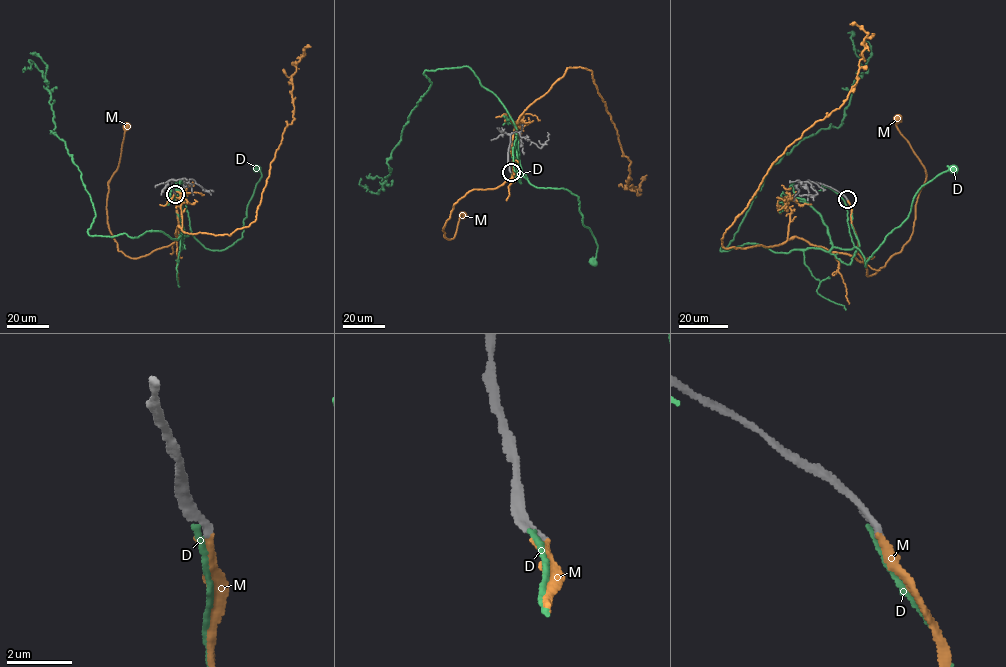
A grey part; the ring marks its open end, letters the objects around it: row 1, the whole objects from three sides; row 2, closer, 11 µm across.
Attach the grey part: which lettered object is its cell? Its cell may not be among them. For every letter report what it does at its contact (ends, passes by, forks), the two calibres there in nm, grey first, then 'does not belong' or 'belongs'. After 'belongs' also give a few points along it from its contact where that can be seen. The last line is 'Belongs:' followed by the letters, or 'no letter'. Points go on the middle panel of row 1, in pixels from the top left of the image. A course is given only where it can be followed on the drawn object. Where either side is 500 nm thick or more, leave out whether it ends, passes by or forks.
D: it ends there; 280 nm thick on the grey side, 160 nm on the other; does not belong
M: it ends there; 240 nm thick on the grey side, 280 nm on the other; belongs; it runs (511, 173), (514, 181), (470, 190), (454, 204), (442, 230), (447, 238), (454, 236), (463, 215)
Belongs: M

